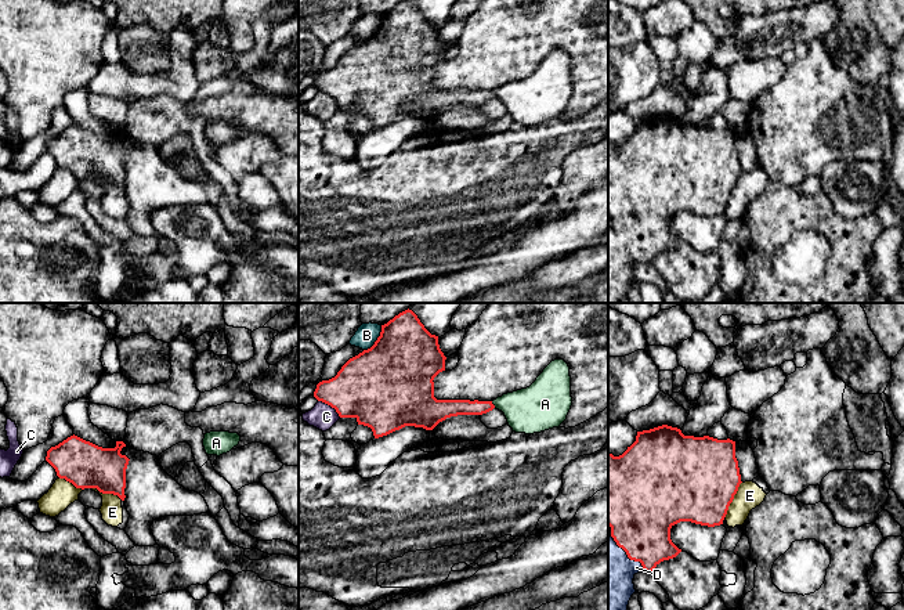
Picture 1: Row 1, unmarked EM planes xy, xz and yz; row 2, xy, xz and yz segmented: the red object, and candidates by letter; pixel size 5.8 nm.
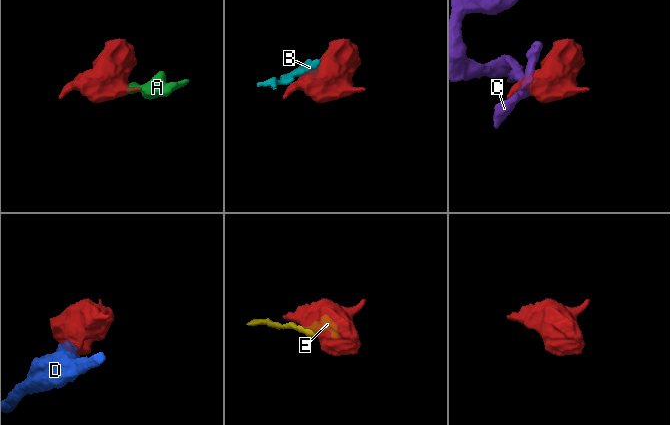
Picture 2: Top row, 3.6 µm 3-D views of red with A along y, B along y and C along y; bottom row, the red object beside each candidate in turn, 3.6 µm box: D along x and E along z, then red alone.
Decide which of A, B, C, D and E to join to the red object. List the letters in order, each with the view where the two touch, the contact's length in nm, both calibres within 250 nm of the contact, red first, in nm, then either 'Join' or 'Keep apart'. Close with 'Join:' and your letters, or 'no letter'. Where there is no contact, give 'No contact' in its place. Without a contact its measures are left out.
A: Touches red in xz. Shared border 50 nm. Thickness 100 nm (red) against 260 nm. Keep apart
B: Touches red in xz. Shared border 190 nm. Thickness 460 nm (red) against 120 nm. Keep apart
C: Touches red in xz. Shared border 170 nm. Thickness 380 nm (red) against 150 nm. Keep apart
D: Touches red in yz. Shared border 300 nm. Thickness 380 nm (red) against 300 nm. Join
E: Touches red in yz. Shared border 220 nm. Thickness 480 nm (red) against 150 nm. Keep apart
Join: D

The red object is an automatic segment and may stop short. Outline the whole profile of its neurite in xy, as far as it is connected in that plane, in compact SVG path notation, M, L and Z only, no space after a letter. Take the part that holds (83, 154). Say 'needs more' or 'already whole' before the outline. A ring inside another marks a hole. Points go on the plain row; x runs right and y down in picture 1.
already whole; M70 126L47 141L46 151L76 178L97 178L102 184L124 191L129 148L122 145L123 131L115 138L102 138L77 126Z

